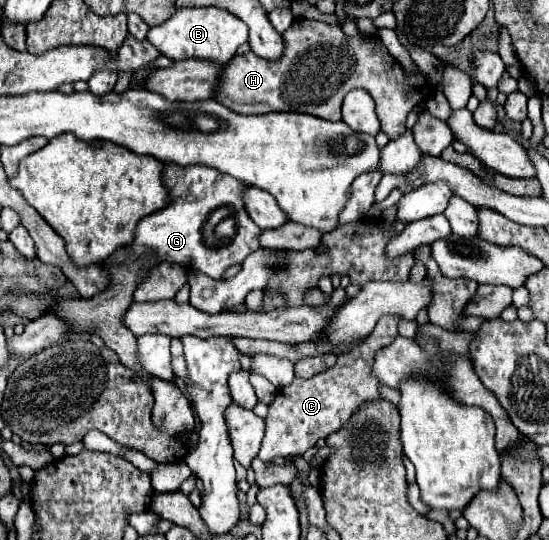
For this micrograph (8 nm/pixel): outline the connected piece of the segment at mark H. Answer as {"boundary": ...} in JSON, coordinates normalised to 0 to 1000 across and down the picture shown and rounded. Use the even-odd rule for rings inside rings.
{"boundary":[[[539,35],[517,61],[517,80],[517,102],[503,113],[477,109],[459,94],[419,109],[419,117],[412,117],[401,131],[386,183],[441,213],[536,206],[616,224],[627,176],[641,165],[663,165],[685,191],[692,239],[710,257],[721,257],[740,243],[740,213],[791,165],[776,139],[765,131],[743,135],[732,120],[725,120],[703,87],[681,94],[681,69],[656,65],[630,72],[612,43],[597,46],[587,39]]]}

